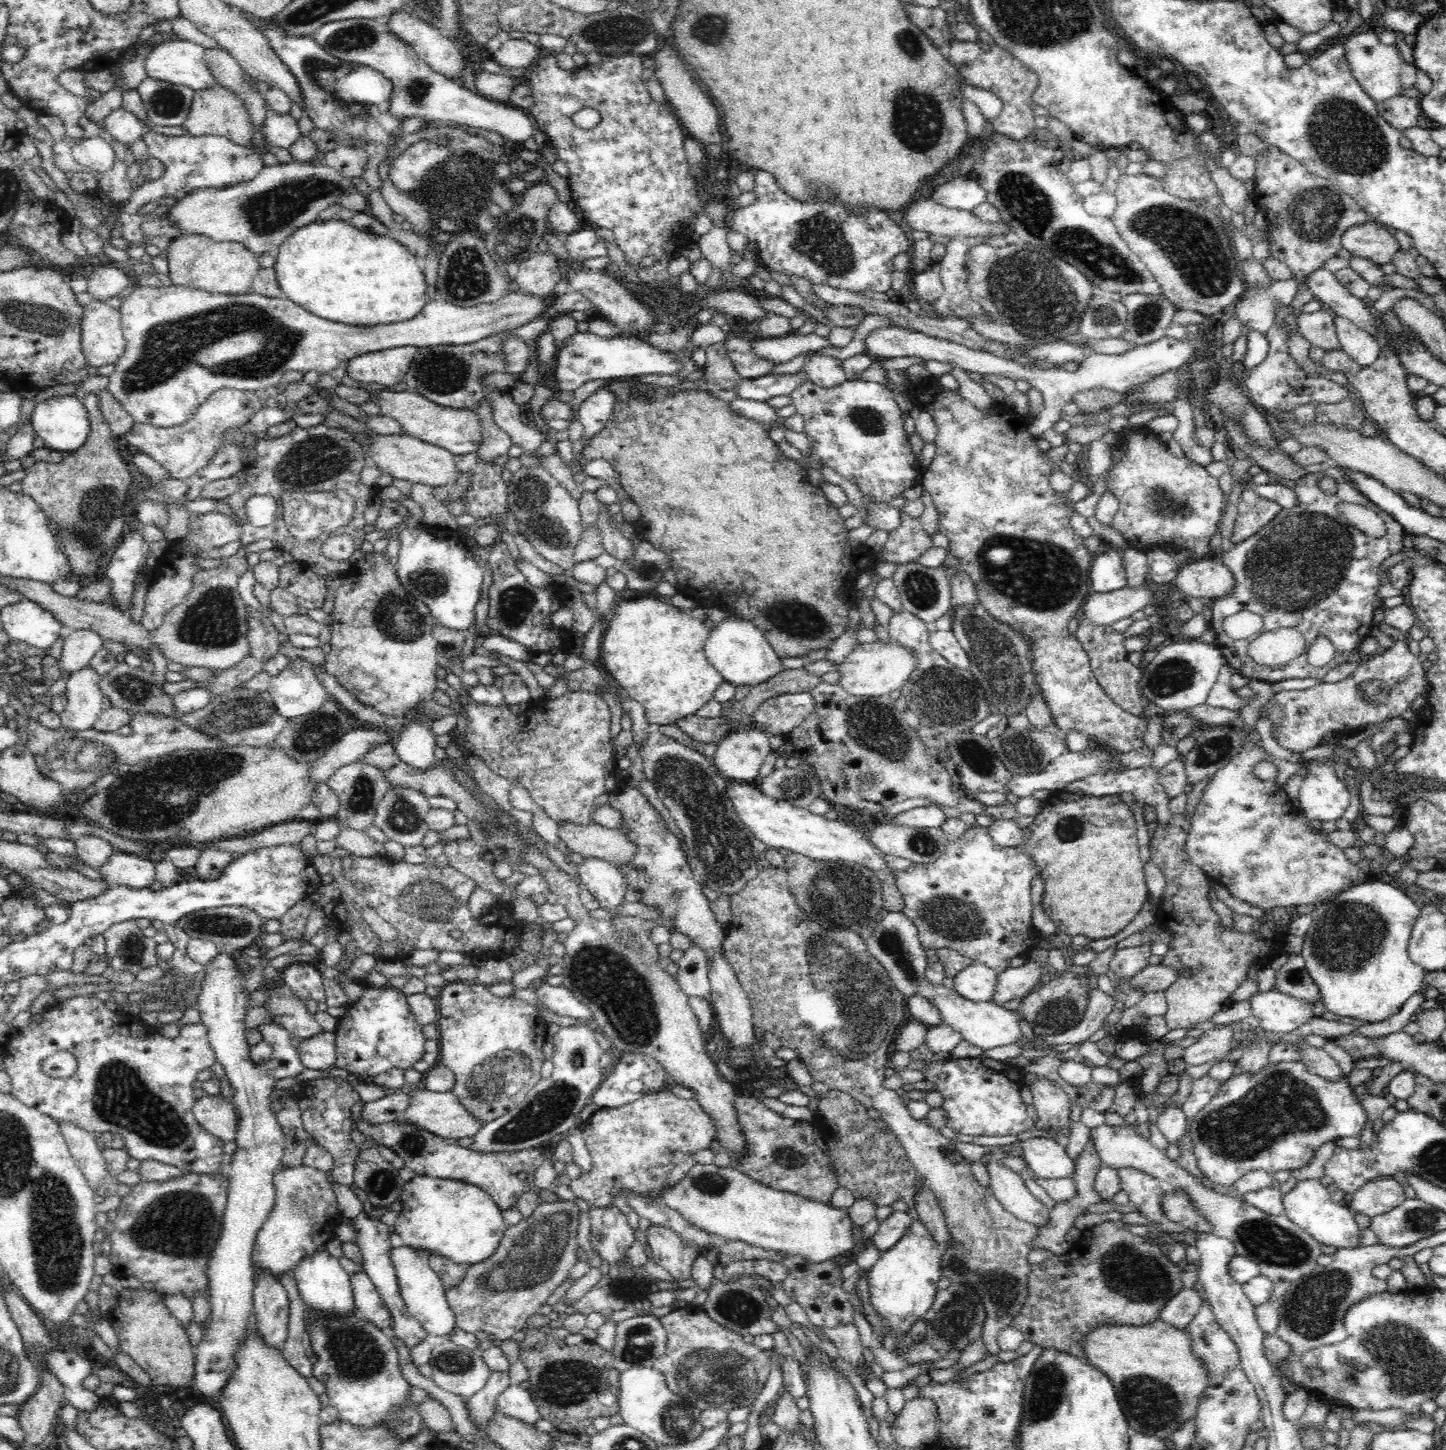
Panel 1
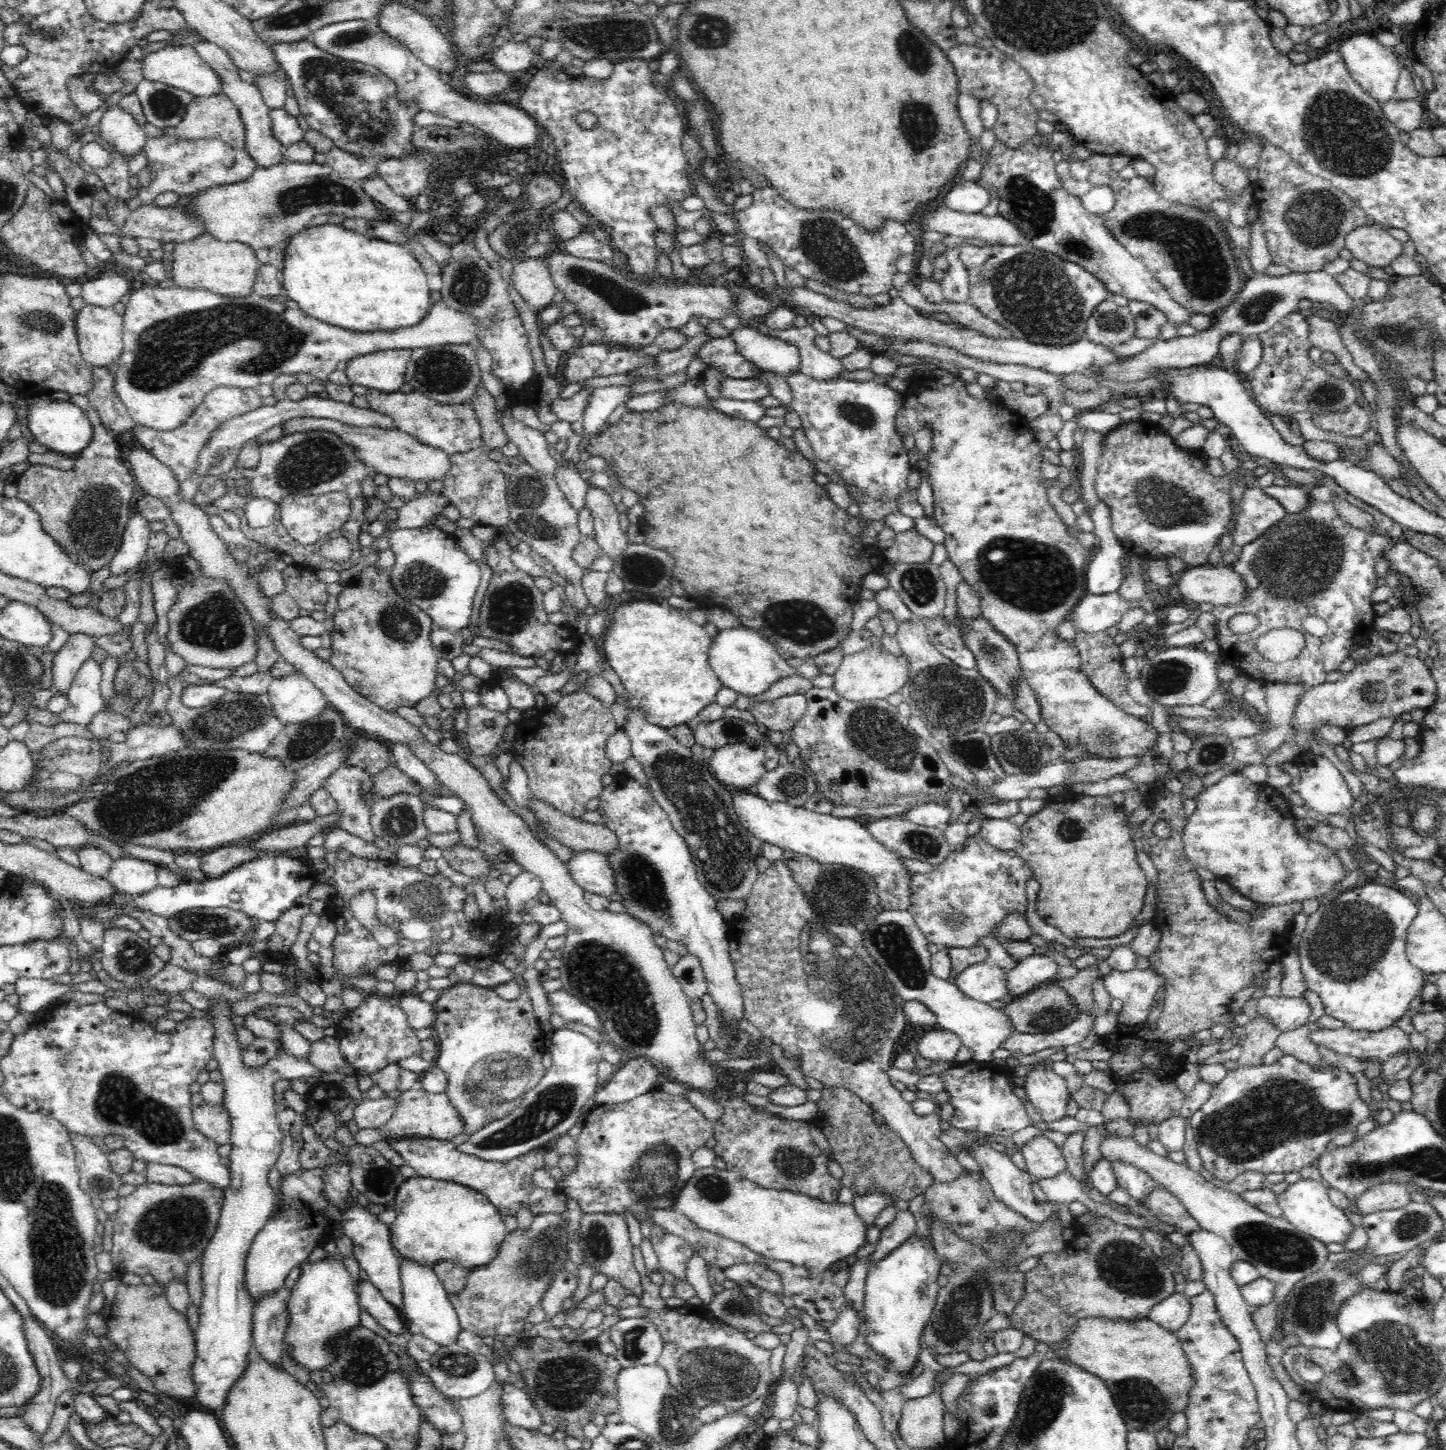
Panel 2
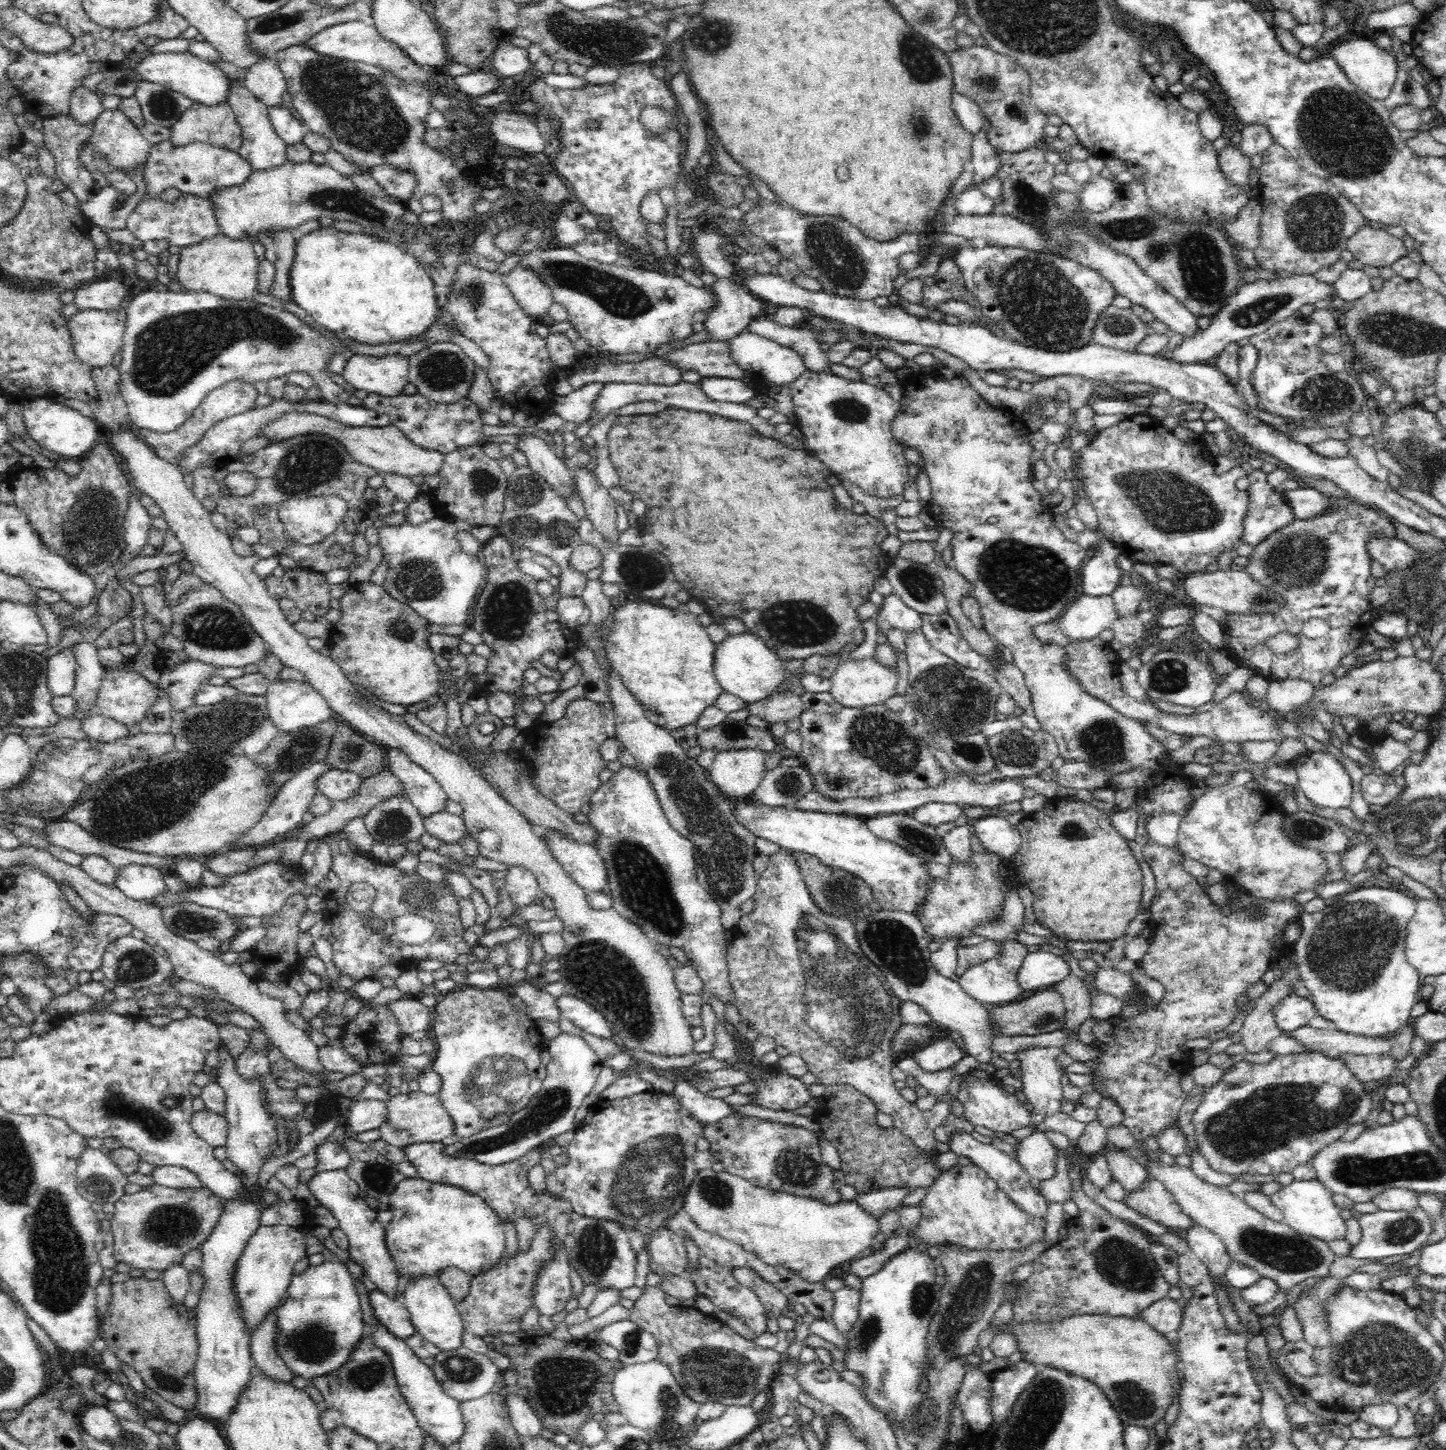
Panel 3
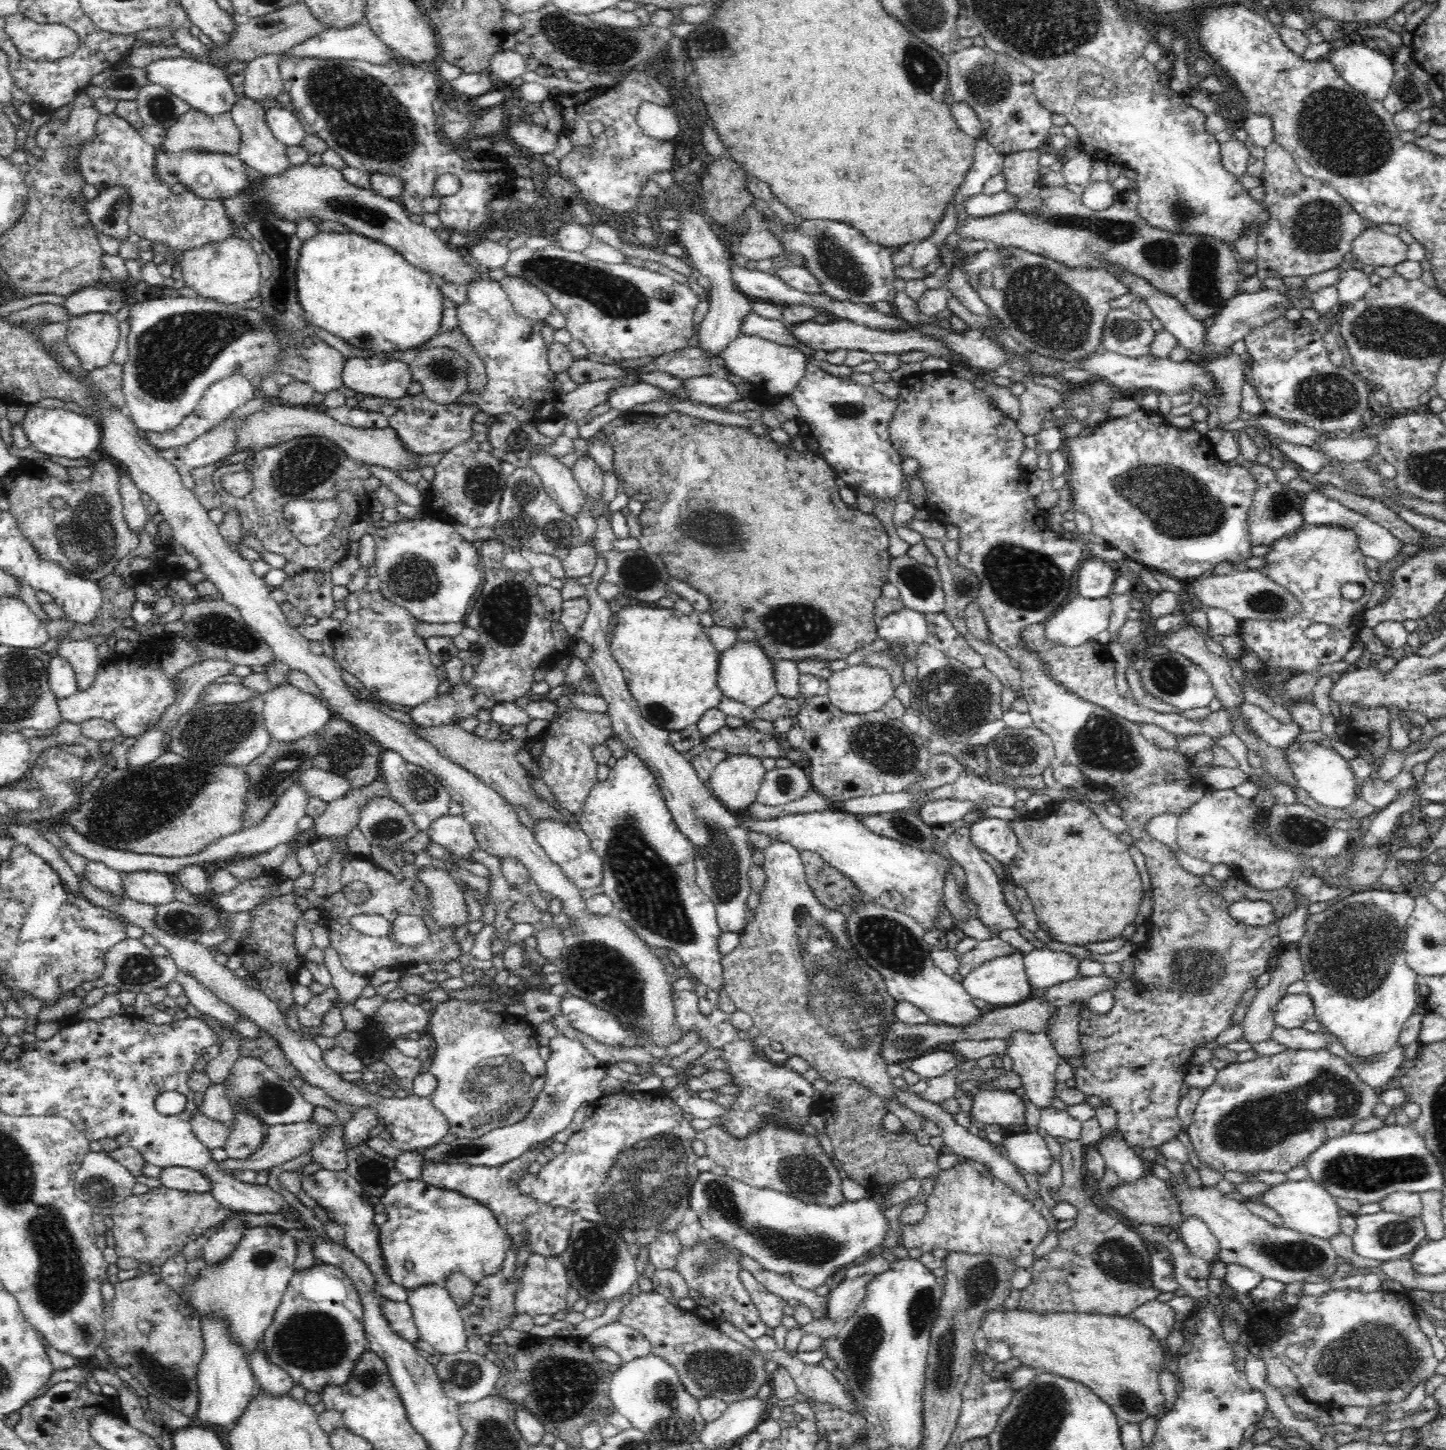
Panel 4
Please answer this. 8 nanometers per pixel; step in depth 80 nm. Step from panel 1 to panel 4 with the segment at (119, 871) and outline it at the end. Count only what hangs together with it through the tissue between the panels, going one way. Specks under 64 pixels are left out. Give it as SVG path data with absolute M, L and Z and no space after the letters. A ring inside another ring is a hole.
M158 872L121 874L126 897L140 904L161 906L175 900L175 879Z

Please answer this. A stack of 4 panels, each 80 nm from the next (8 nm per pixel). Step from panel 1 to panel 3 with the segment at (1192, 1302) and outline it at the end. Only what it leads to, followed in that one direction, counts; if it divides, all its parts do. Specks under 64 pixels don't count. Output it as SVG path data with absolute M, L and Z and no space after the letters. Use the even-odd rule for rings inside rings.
M1166 1297L1153 1302L1138 1314L1144 1321L1148 1321L1158 1334L1168 1340L1177 1339L1177 1332L1183 1318L1184 1307L1176 1300Z

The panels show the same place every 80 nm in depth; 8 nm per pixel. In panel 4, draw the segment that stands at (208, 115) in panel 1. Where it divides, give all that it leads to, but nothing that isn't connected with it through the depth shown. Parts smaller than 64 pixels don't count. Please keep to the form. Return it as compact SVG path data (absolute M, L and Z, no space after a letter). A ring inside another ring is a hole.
M189 108L180 118L167 128L167 135L160 145L165 154L183 154L188 150L200 153L224 153L238 155L241 147L241 132L238 130L230 112L210 117L208 114Z

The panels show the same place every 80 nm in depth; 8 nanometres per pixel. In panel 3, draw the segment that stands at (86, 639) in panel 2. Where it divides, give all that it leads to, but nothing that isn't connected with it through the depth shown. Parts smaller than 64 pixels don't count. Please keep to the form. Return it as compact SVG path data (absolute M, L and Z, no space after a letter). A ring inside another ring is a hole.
M72 647L55 650L54 655L47 661L47 681L52 696L72 694L76 674L75 661Z

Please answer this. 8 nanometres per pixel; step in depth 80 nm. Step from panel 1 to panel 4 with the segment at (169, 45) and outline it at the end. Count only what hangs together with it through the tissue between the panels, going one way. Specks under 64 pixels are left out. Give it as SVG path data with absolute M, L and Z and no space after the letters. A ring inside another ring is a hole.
M192 56L156 59L152 61L152 64L145 66L143 70L146 71L150 83L163 86L172 92L173 96L188 104L189 108L208 114L210 117L230 112L231 108L235 106L235 102L238 101L238 95L235 94L224 69L207 62L198 61Z

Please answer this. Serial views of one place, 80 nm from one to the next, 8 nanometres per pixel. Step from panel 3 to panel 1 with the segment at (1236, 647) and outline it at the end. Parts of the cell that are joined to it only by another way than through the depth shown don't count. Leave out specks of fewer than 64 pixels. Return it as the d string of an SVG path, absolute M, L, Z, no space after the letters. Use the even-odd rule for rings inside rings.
M1325 465L1321 471L1306 473L1291 485L1299 498L1298 504L1292 508L1280 509L1280 514L1276 514L1276 518L1272 518L1262 530L1258 530L1258 533L1252 534L1244 542L1235 544L1218 558L1231 570L1236 588L1231 595L1220 597L1210 606L1213 614L1211 624L1217 636L1215 645L1235 673L1269 683L1298 677L1310 677L1322 682L1326 673L1346 663L1350 652L1358 649L1370 634L1369 628L1376 610L1376 594L1381 586L1380 564L1392 554L1400 552L1409 537L1388 512L1360 492L1341 467ZM1323 476L1336 479L1336 494L1324 494L1318 488L1317 482ZM1338 502L1361 504L1372 509L1385 521L1386 535L1380 539L1365 536L1338 513ZM1242 610L1262 617L1262 632L1278 628L1295 628L1303 632L1307 647L1318 636L1328 637L1336 647L1333 660L1322 667L1314 667L1305 657L1301 657L1278 669L1268 669L1256 663L1247 655L1248 642L1254 637L1234 640L1223 629L1223 620Z

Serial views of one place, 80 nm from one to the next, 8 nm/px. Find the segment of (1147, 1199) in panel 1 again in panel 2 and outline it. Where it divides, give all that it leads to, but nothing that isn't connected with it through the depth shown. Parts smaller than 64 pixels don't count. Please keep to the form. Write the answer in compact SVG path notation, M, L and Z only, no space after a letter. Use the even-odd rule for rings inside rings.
M1119 1160L1112 1163L1112 1170L1116 1175L1117 1186L1122 1186L1131 1196L1131 1202L1139 1203L1141 1198L1148 1194L1156 1184L1148 1173L1140 1170L1134 1164L1124 1164Z

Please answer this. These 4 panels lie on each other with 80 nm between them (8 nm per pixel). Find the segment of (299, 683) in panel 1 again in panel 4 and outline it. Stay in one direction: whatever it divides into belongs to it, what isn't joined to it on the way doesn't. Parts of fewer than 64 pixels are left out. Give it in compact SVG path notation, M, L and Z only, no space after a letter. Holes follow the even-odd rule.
M290 683L272 687L263 694L263 699L264 710L261 716L264 717L265 732L268 732L271 742L277 744L291 744L299 738L316 733L334 717L320 698L316 699L316 695L306 693Z

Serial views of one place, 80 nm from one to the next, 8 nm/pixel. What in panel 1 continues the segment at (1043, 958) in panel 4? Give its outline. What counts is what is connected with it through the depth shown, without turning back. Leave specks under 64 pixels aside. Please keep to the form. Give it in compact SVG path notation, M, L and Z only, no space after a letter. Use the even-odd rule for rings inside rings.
M1027 957L1022 966L1008 967L998 974L996 994L992 1003L1004 1005L1010 1000L1026 997L1040 984L1040 974L1046 972L1047 969Z

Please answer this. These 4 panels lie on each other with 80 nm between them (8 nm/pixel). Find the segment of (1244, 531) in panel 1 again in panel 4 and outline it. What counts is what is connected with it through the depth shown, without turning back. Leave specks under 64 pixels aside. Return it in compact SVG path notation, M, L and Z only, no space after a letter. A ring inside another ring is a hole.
M1250 463L1249 471L1256 481L1252 506L1249 508L1248 527L1252 545L1274 544L1284 537L1294 537L1305 529L1303 514L1304 498L1302 493L1291 489L1287 484L1276 481L1275 471L1266 465Z

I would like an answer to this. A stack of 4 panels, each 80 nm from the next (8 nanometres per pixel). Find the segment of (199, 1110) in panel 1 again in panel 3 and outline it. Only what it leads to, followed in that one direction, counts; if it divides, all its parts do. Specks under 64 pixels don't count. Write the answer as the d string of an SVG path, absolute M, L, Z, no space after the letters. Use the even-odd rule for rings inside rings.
M205 1108L192 1115L191 1125L198 1136L214 1149L226 1145L228 1123L224 1115L210 1113Z

